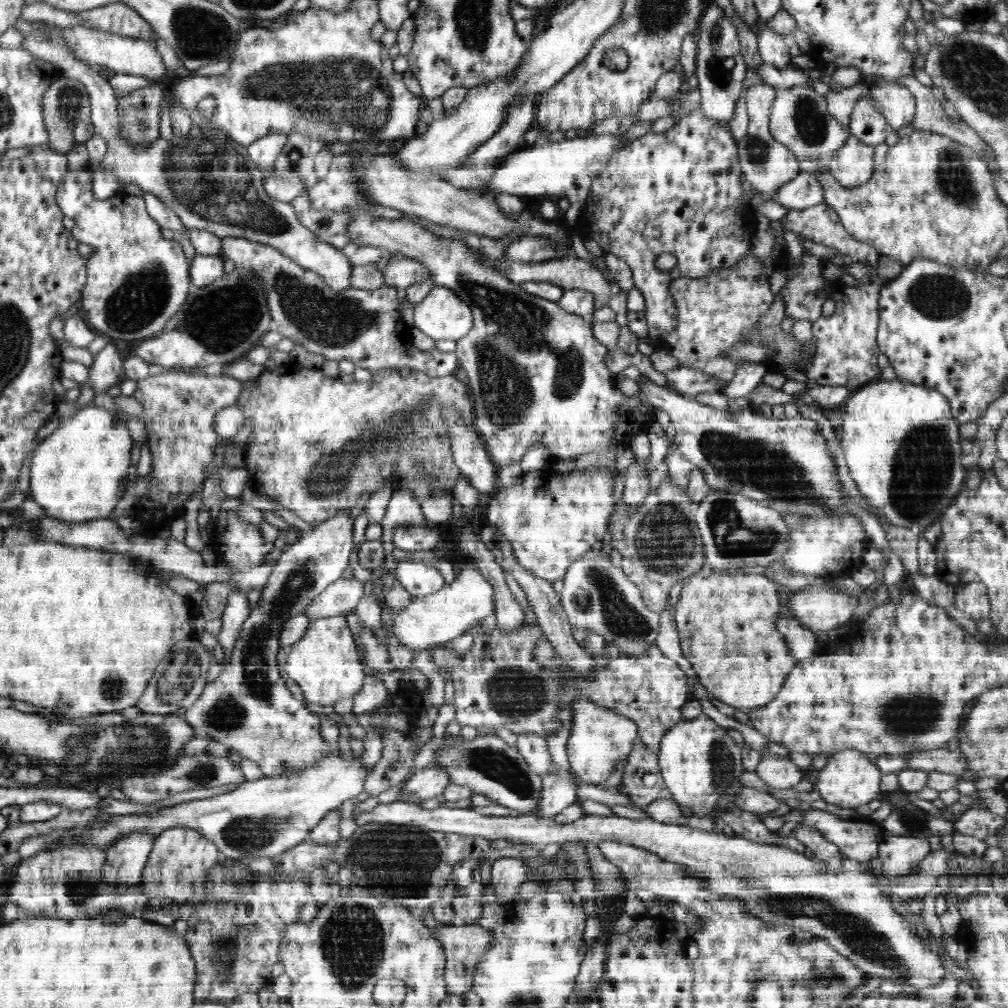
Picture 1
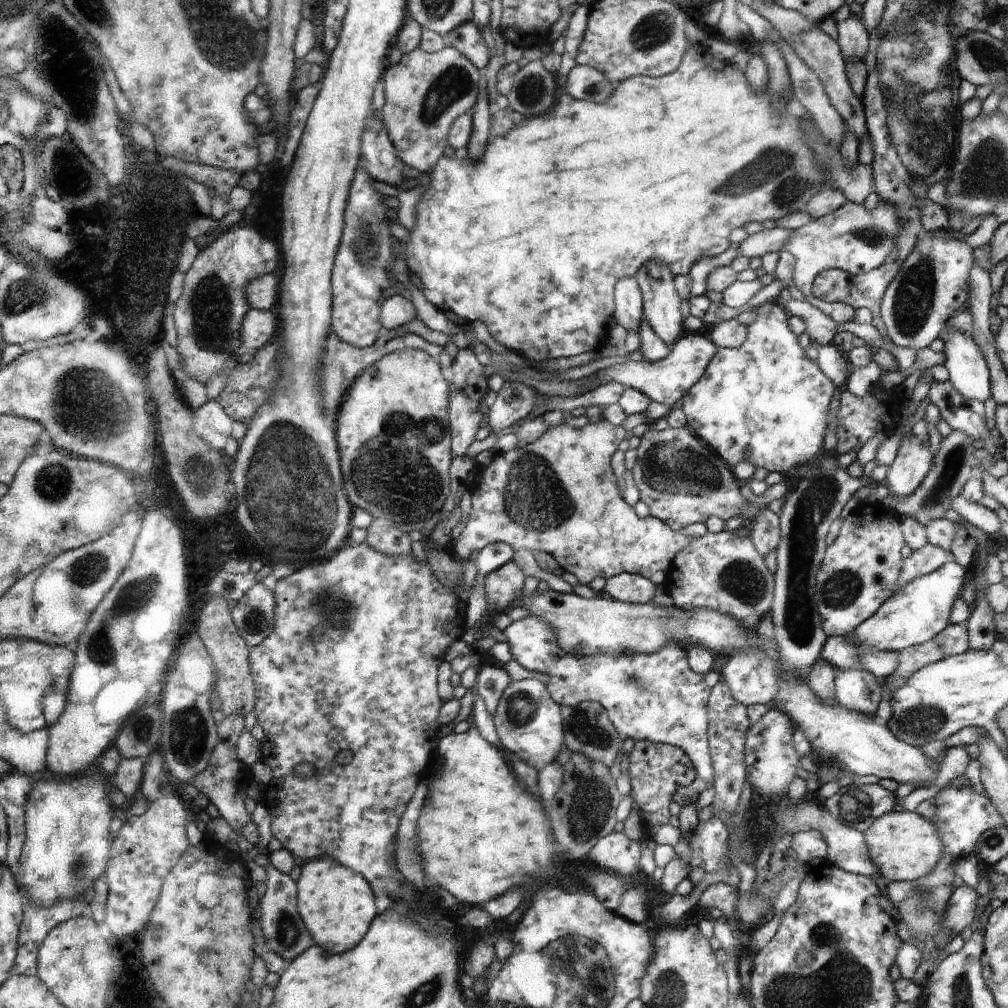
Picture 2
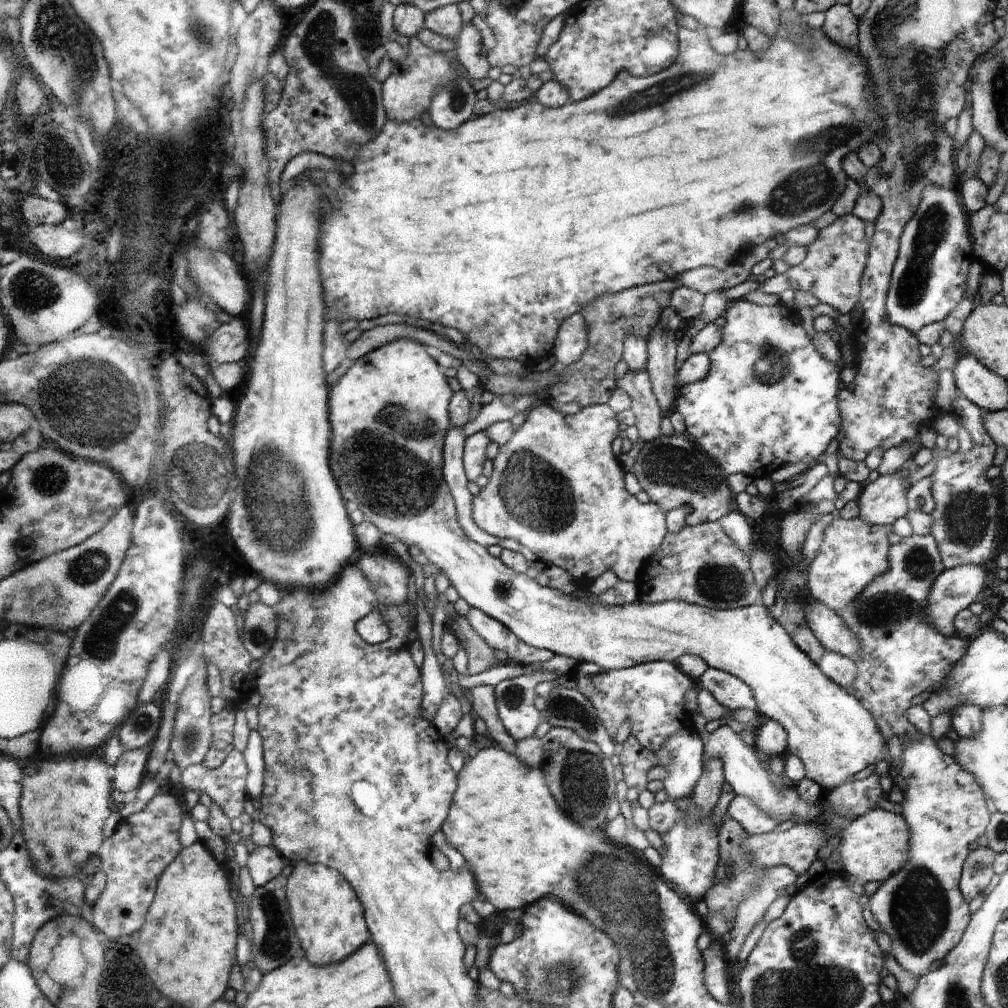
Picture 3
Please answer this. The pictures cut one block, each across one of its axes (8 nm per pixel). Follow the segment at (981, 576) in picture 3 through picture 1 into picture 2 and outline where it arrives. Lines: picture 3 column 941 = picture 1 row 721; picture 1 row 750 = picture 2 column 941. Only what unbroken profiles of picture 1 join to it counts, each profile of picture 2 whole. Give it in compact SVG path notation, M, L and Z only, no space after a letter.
M950 560L936 571L932 571L900 587L894 592L870 619L859 624L849 636L827 637L821 652L823 660L838 671L846 669L863 670L863 656L878 651L899 653L911 646L918 646L926 641L934 640L935 636L948 626L948 616L954 600L960 596L964 588L964 578L969 569Z

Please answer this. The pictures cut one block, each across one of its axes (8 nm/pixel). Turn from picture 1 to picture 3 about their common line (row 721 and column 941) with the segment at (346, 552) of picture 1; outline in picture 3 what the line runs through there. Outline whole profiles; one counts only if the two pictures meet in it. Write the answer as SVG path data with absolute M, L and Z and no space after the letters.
M926 186L918 210L904 226L899 244L887 294L888 322L915 335L924 326L946 318L964 298L968 268L976 259L972 256L968 222L958 194L944 187Z

